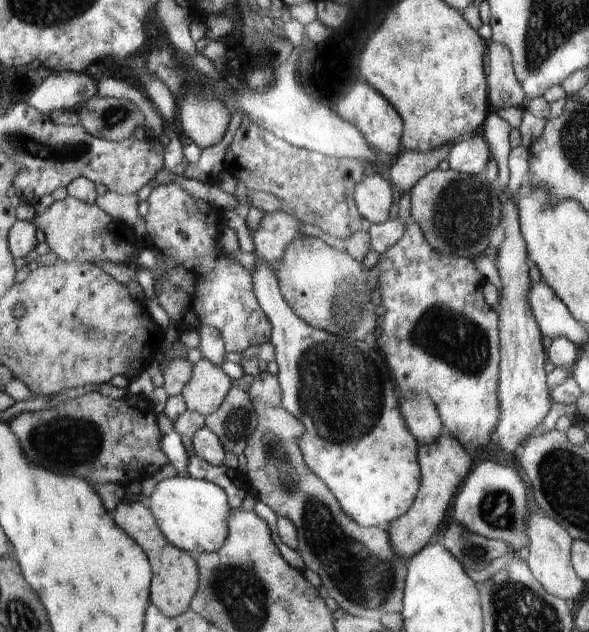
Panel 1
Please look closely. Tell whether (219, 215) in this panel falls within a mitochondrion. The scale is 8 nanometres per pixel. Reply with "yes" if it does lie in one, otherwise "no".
no

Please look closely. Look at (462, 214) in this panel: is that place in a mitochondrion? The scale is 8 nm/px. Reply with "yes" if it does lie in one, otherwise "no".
yes

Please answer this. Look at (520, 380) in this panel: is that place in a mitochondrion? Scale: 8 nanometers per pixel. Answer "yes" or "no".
no

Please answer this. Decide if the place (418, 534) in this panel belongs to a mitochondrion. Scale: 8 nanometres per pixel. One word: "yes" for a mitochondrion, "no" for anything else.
no

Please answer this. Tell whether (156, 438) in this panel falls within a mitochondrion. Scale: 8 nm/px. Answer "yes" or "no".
no

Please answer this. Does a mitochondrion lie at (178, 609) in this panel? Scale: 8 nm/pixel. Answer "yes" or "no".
no

